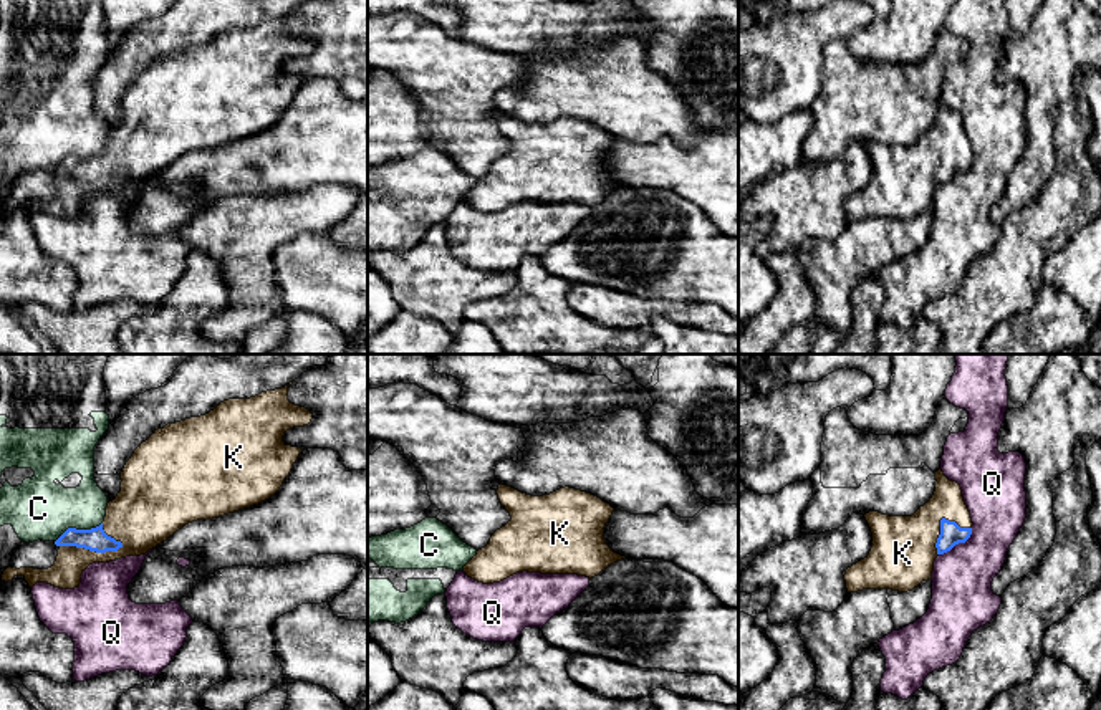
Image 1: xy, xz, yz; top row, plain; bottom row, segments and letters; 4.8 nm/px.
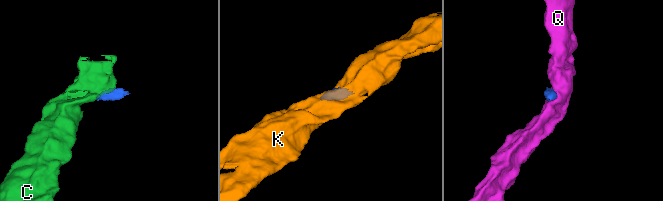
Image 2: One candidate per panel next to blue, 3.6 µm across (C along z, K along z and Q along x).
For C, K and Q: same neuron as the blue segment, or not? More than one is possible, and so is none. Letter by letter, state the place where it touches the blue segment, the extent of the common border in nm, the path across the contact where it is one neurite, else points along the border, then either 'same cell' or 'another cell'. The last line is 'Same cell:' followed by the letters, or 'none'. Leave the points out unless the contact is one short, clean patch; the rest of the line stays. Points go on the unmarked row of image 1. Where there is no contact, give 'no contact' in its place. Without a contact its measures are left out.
C: meets blue in xy at (78, 159); contact 260 nm long; border along xy (101, 151), (91, 158), (68, 158), (55, 171); another cell
K: meets blue in xy at (91, 179); contact 320 nm long; same cell
Q: meets blue in yz at (957, 172); contact 220 nm long; border along yz (972, 158), (972, 163), (964, 171), (939, 184); another cell
Same cell: K

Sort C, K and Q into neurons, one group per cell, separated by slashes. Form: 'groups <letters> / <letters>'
groups C / K / Q

